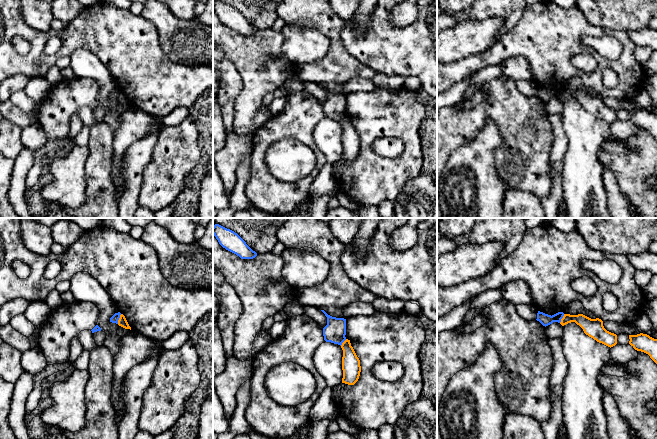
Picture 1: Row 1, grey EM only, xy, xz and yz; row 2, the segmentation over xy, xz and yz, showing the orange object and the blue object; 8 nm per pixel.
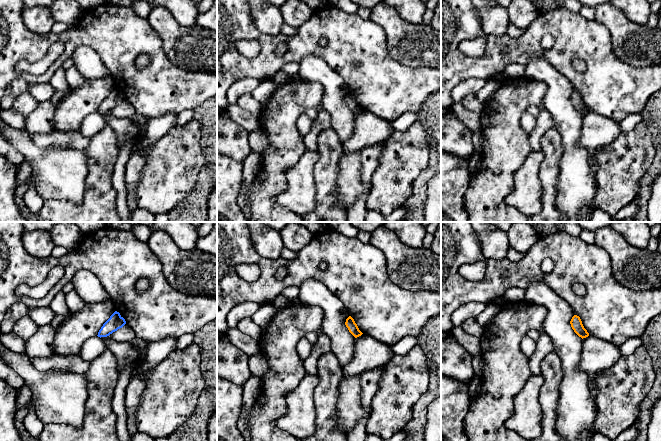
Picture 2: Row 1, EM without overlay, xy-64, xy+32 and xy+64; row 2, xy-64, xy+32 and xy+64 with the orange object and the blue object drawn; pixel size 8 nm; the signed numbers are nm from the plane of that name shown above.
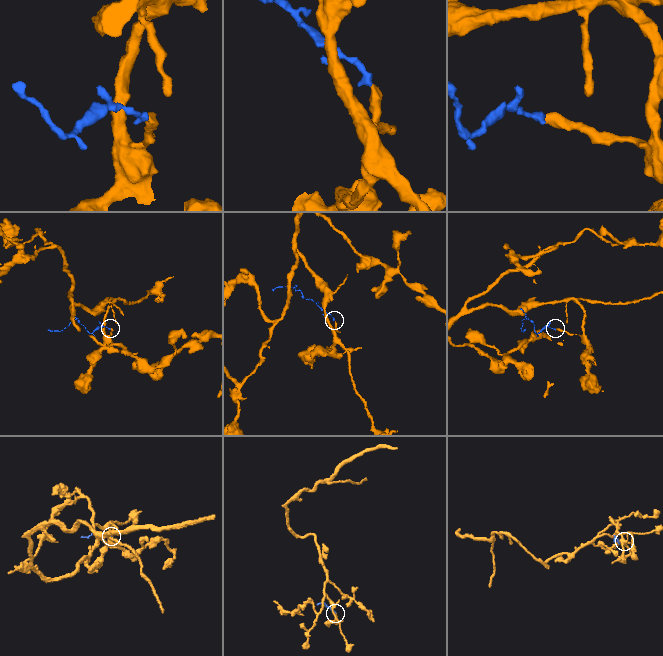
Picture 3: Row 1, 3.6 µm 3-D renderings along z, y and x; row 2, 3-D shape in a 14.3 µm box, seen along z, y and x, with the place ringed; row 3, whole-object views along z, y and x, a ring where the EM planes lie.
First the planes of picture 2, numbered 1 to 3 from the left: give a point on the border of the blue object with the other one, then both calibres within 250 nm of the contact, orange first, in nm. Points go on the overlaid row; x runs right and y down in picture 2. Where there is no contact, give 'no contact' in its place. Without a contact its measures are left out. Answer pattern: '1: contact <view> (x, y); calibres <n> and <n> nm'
1: no contact
2: no contact
3: no contact

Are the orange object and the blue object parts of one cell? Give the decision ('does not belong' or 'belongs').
does not belong

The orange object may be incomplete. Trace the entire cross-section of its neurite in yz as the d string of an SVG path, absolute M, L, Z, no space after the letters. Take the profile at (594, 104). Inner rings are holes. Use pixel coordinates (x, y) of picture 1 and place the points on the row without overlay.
M564 90L560 100L564 102L571 98L575 98L583 105L586 111L599 119L602 119L610 124L617 120L617 111L607 107L603 102L603 97L599 94L591 95L583 90Z

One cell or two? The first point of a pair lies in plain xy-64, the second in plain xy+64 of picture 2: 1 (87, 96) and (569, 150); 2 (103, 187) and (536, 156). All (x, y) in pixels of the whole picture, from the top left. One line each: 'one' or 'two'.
1: two
2: two

